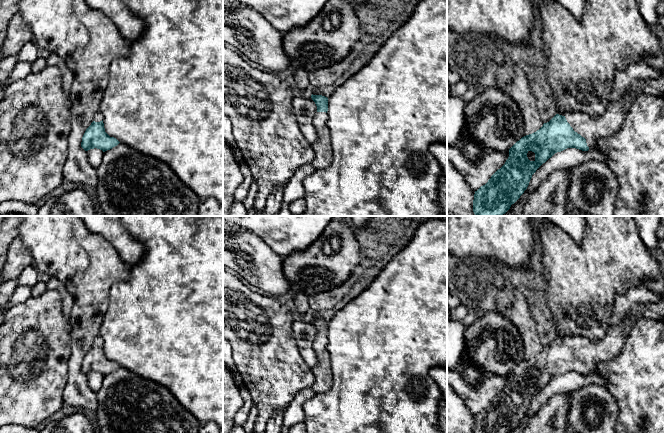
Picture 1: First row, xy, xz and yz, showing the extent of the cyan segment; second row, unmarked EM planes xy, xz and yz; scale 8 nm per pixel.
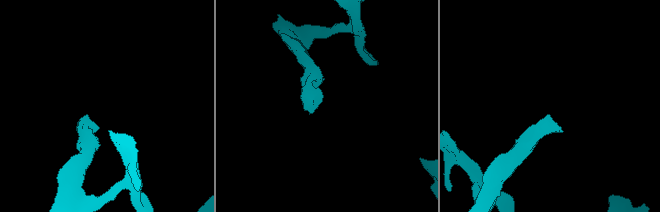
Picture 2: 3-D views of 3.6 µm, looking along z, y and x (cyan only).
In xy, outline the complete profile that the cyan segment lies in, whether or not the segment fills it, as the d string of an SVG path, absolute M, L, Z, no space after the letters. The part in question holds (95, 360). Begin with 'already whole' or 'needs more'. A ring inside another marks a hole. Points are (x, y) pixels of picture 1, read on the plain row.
needs more; M98 336L82 361L81 371L85 375L97 372L105 376L119 367L116 362L110 361L105 356L102 339Z

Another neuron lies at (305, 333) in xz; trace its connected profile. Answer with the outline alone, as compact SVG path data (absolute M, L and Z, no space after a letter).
M294 321L292 325L298 350L308 366L313 368L317 363L317 356L313 343L317 338L317 330L311 321Z

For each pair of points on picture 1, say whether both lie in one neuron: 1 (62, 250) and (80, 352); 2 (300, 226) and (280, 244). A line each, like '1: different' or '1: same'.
1: same
2: same

